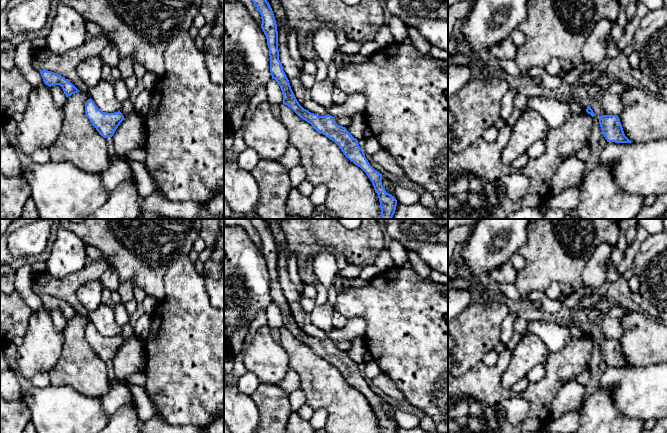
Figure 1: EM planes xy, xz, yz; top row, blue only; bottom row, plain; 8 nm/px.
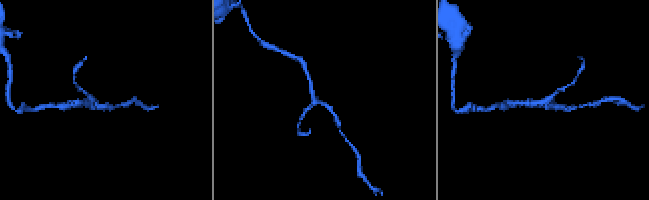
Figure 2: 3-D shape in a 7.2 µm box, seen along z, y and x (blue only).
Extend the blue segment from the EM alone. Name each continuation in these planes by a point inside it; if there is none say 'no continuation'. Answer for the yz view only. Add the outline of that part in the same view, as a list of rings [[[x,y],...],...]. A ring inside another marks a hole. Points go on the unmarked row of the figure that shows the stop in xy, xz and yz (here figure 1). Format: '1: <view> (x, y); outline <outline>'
no continuation

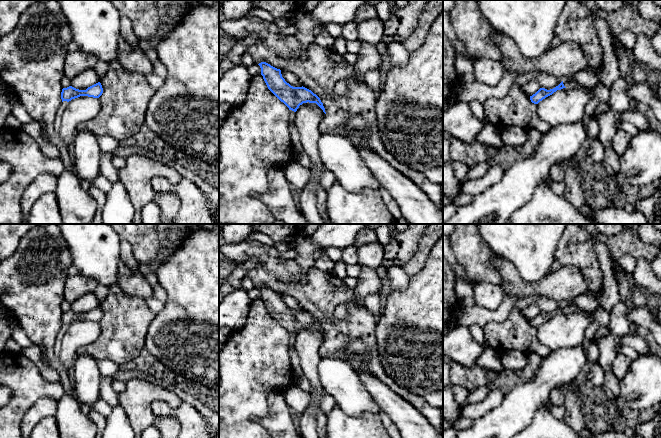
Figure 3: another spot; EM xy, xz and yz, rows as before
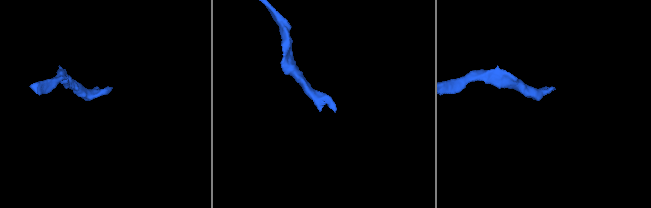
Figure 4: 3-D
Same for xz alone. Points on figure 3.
no continuation

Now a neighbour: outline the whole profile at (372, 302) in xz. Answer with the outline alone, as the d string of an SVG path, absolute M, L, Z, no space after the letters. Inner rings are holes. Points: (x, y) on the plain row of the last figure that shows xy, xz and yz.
M379 294L368 295L364 300L365 307L376 317L377 320L382 316L383 312L380 300Z

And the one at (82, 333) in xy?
M80 320L69 325L61 343L61 352L59 359L72 376L74 362L78 356L78 350L95 342L101 333L98 322Z

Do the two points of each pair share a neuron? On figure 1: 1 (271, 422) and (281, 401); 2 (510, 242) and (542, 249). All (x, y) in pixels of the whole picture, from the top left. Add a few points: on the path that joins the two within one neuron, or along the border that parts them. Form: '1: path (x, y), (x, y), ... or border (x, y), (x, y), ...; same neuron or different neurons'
1: path (273, 417), (276, 406); same neuron
2: border (527, 229), (527, 240), (516, 252); different neurons

